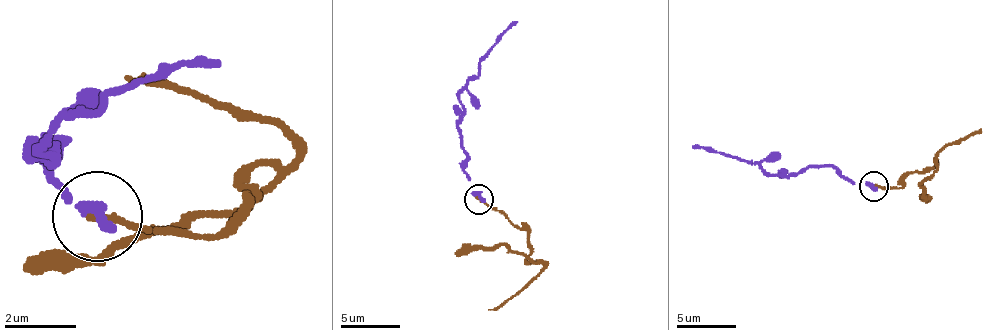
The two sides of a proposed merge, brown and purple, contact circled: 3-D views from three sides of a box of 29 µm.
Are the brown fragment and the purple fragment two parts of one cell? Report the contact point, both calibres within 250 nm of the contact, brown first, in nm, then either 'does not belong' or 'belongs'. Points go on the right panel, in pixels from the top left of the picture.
place (873, 186); calibres 240 and 360 nm; belongs

